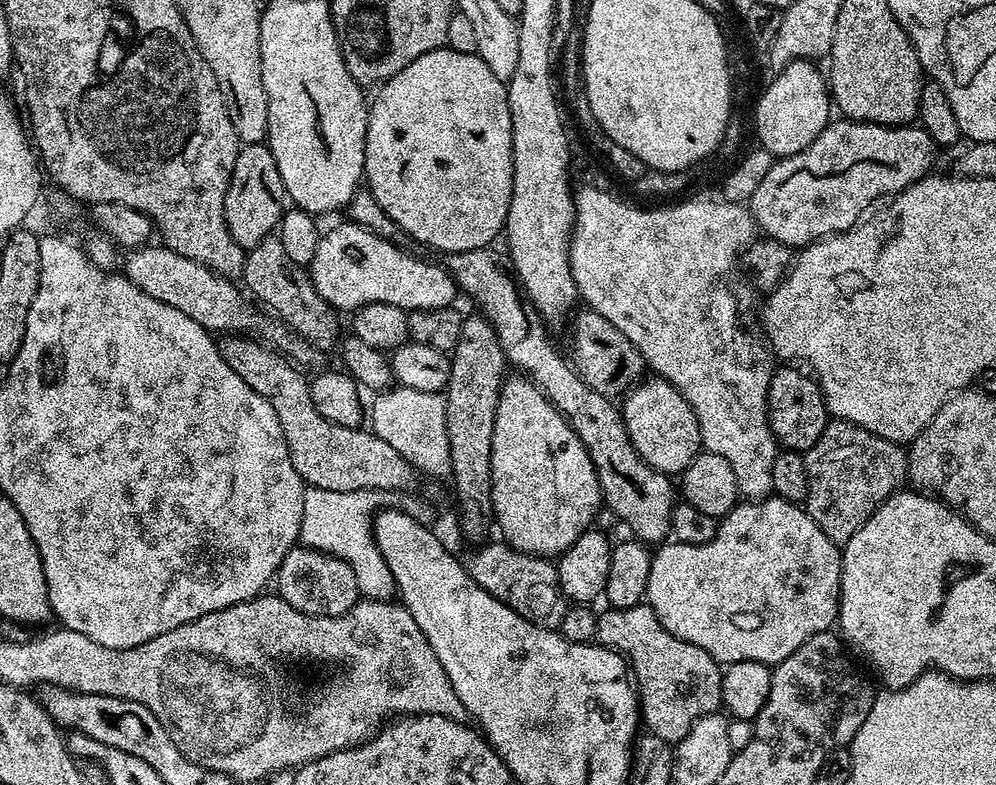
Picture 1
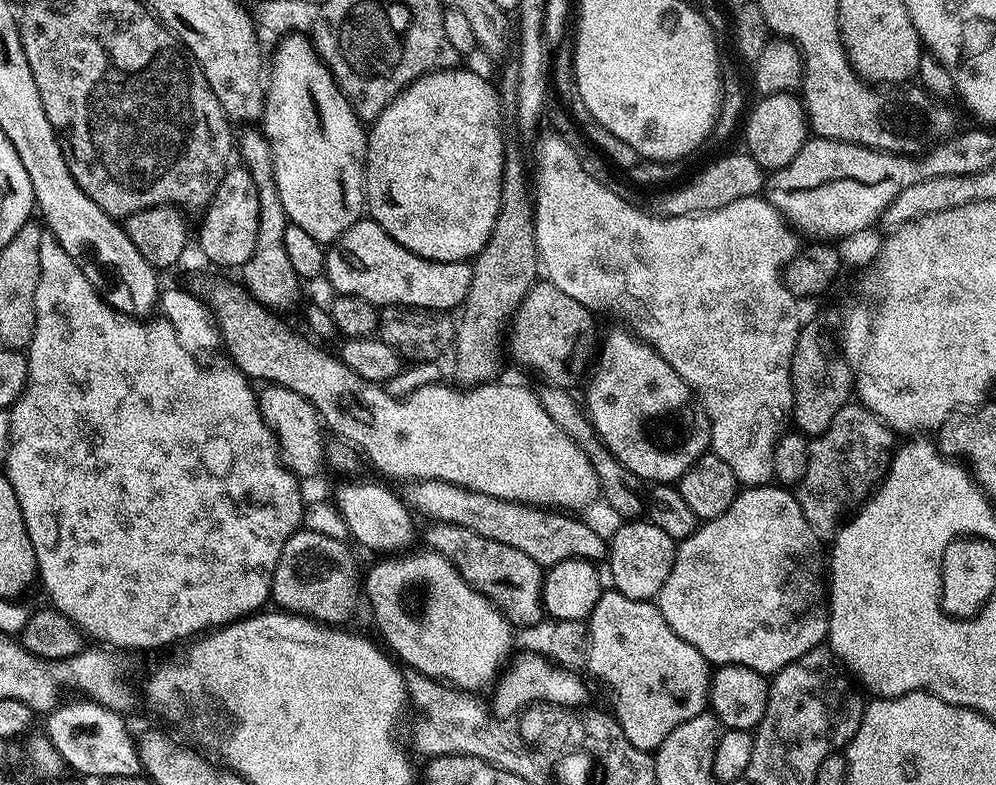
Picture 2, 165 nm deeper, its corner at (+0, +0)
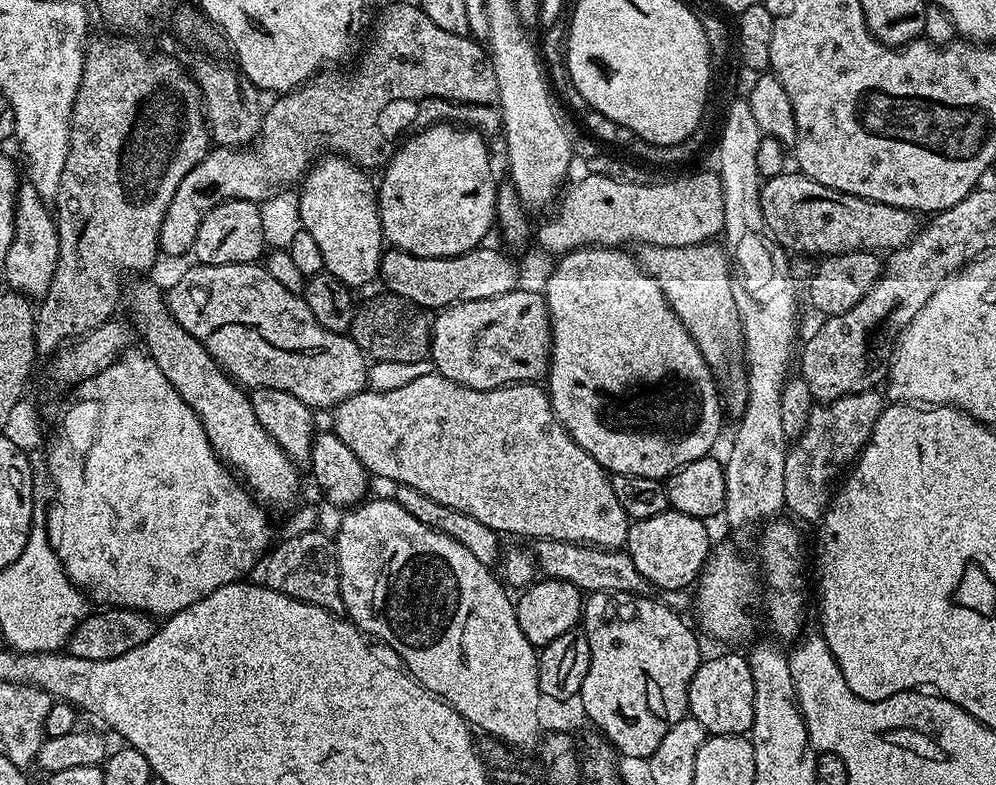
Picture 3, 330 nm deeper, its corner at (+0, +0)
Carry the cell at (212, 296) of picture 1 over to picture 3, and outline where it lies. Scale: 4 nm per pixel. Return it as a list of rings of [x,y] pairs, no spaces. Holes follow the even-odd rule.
[[[432,372],[424,377],[416,378],[404,386],[399,386],[398,389],[385,392],[365,390],[341,400],[331,413],[333,416],[330,428],[343,444],[350,446],[350,450],[354,450],[358,462],[362,462],[362,466],[368,469],[373,477],[381,476],[384,480],[393,480],[393,485],[396,486],[401,484],[410,486],[414,490],[434,498],[434,502],[438,502],[442,506],[453,508],[462,514],[470,514],[470,518],[478,518],[478,522],[482,522],[482,526],[490,526],[498,534],[509,532],[512,536],[532,536],[533,541],[558,539],[568,543],[592,545],[600,549],[623,549],[628,543],[630,521],[626,510],[622,510],[622,506],[618,506],[618,498],[614,498],[609,473],[605,472],[604,467],[597,460],[590,458],[590,454],[586,454],[586,450],[582,450],[582,446],[578,446],[578,442],[574,442],[574,438],[570,438],[570,434],[554,414],[547,391],[539,383],[525,382],[504,386],[505,392],[489,393],[486,389],[468,388],[466,385]]]

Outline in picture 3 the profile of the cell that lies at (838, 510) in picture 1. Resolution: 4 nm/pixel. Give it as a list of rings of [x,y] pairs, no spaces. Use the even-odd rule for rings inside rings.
[[[865,390],[817,403],[806,422],[806,430],[791,441],[786,454],[786,470],[782,470],[782,490],[784,508],[792,511],[797,521],[819,522],[824,519],[824,513],[832,503],[834,485],[856,463],[860,452],[868,444],[870,434],[874,434],[878,418],[884,413],[886,400],[878,393],[876,390]]]

